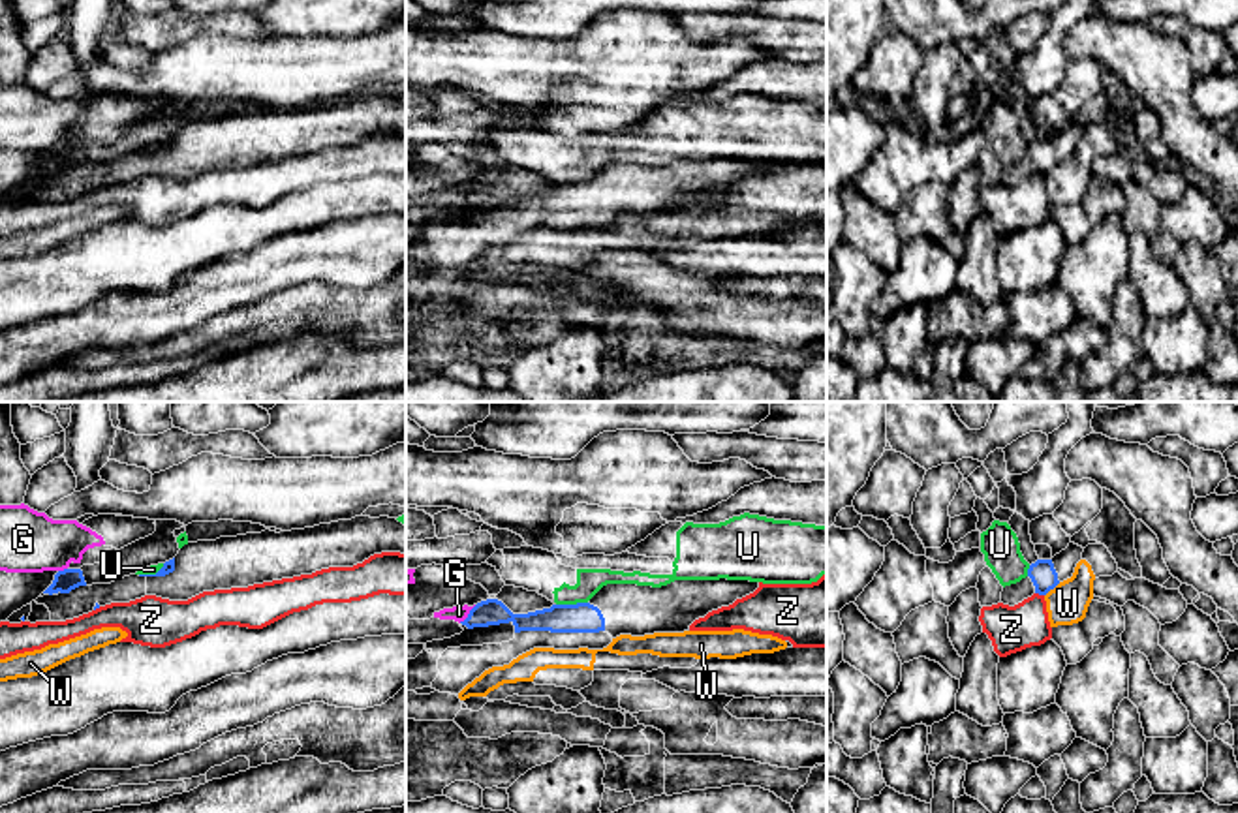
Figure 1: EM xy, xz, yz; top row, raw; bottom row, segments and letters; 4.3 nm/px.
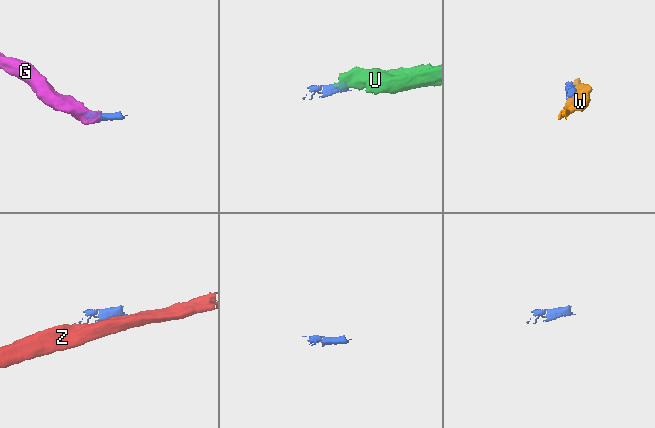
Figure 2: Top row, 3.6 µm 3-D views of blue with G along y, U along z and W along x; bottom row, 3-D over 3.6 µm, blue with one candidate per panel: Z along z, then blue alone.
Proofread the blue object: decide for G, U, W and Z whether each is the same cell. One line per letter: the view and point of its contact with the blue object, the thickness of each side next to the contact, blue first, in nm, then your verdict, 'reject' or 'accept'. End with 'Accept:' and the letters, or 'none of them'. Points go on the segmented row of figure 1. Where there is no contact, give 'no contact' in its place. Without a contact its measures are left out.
G: xz (468, 614) | 110/70 nm | reject
U: xz (572, 605) | 130/110 nm | reject
W: yz (1052, 588) | 120/180 nm | reject
Z: yz (1039, 594) | 120/200 nm | reject
Accept: none of them

